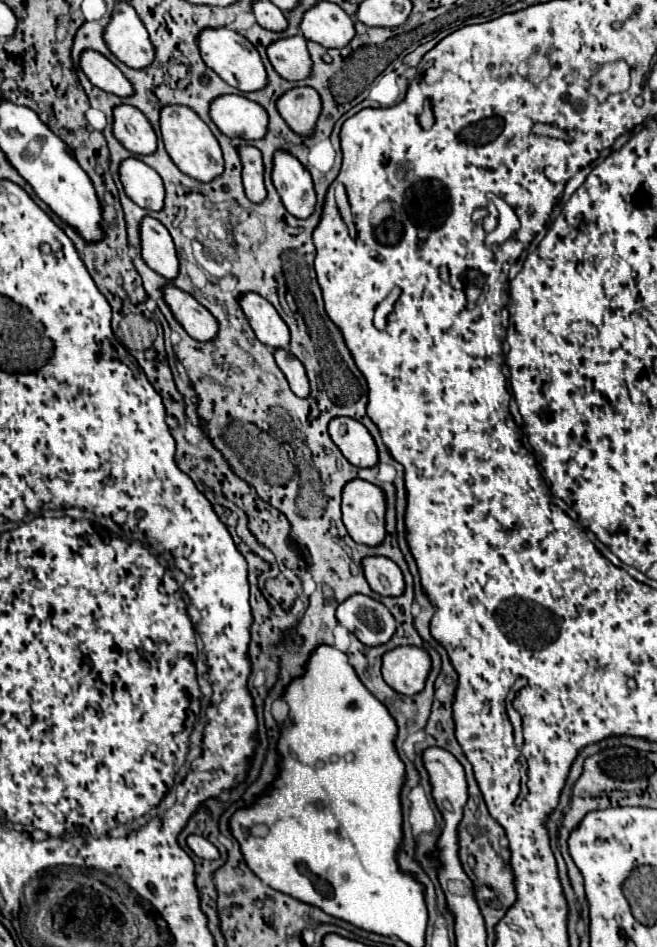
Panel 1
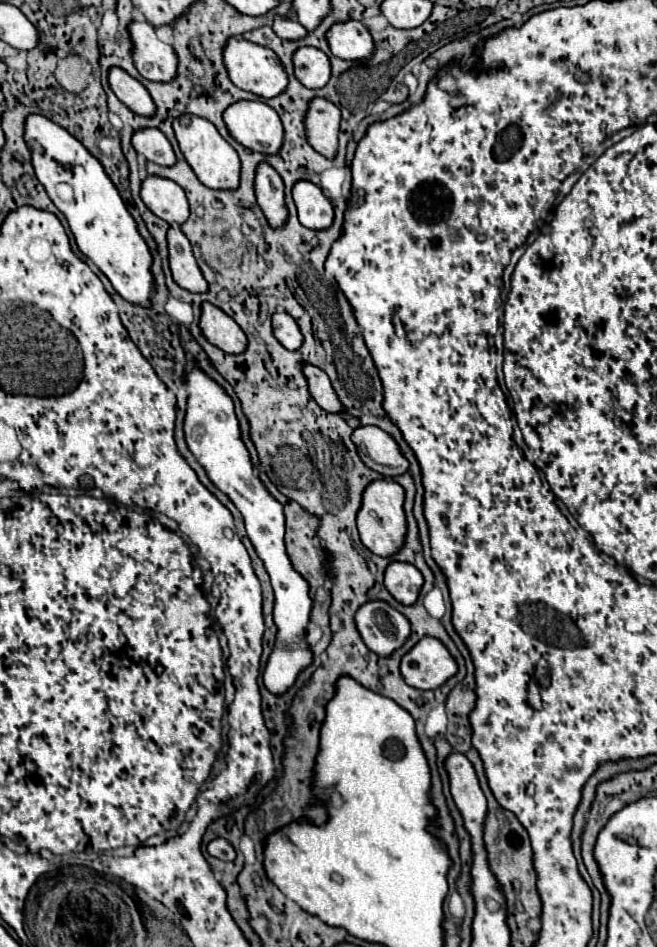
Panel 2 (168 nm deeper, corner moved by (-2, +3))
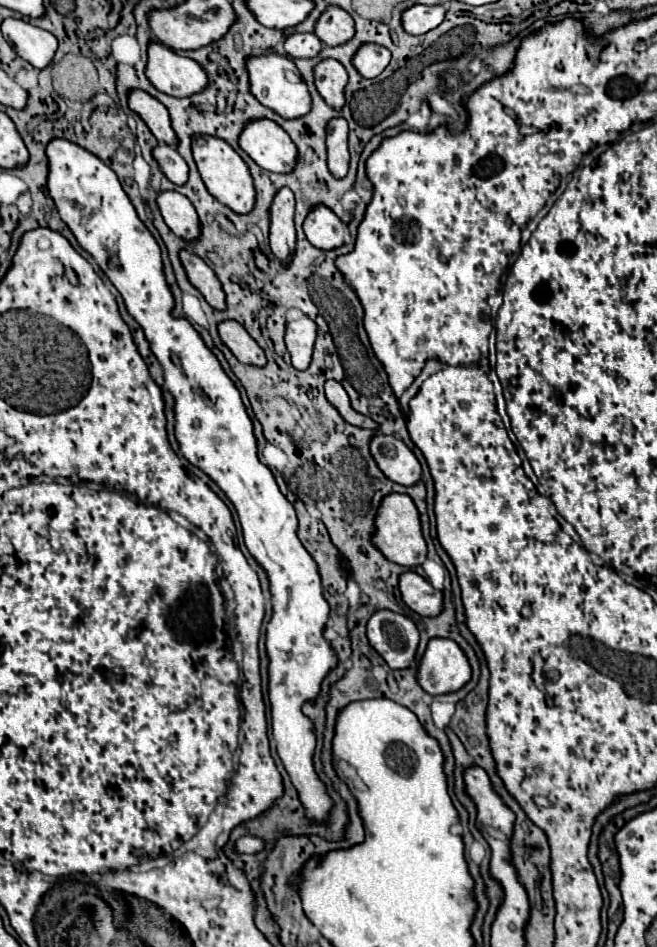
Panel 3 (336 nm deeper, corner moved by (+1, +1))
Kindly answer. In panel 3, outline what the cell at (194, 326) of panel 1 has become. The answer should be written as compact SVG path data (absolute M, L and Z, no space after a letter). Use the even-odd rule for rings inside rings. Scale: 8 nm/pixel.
M222 321L218 323L218 335L222 343L236 355L240 363L258 365L262 367L266 363L264 351L256 345L256 341L246 333L246 329L236 321Z

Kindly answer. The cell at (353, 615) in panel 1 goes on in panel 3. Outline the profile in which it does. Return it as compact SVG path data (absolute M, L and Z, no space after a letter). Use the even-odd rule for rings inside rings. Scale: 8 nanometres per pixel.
M380 609L368 619L366 635L370 645L392 669L404 669L412 663L418 647L418 629L412 619Z

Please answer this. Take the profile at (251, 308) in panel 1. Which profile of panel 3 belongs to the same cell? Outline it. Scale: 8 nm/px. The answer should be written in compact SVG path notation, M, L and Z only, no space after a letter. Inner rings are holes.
M302 317L298 321L286 323L286 347L292 355L292 365L296 369L306 369L312 359L312 347L316 339L316 325L312 319Z

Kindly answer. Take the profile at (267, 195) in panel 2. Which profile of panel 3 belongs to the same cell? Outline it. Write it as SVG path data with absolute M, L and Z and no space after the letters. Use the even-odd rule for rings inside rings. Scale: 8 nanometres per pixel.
M282 187L276 191L270 205L270 249L282 263L288 263L294 245L294 193L288 187Z

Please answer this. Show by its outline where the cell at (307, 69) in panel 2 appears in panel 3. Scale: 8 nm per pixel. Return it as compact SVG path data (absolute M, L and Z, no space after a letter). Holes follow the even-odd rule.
M324 59L314 67L314 85L318 93L324 97L324 101L334 107L342 109L344 101L344 85L348 81L346 69L336 59Z

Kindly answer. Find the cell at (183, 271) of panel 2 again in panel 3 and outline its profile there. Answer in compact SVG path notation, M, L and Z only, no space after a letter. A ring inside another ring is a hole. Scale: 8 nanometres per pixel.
M180 249L180 261L184 265L188 281L204 295L208 305L212 305L214 309L224 309L226 307L224 291L214 275L214 271L198 255L194 255L186 249Z

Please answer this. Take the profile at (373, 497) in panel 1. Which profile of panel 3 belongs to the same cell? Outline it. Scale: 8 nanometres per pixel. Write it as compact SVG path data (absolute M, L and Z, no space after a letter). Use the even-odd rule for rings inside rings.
M390 493L384 495L380 501L380 507L374 515L374 533L372 533L372 545L392 563L404 565L404 567L416 567L422 565L426 559L426 543L420 531L420 519L414 501L408 495L402 493Z

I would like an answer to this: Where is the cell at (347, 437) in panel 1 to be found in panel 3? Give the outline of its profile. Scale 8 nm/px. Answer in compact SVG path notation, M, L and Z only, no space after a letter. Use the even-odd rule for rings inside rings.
M374 435L370 439L370 455L380 471L394 483L414 485L420 479L422 467L414 453L394 435Z

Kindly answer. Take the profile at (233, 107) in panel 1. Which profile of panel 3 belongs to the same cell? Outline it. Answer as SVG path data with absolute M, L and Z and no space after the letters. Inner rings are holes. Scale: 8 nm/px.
M252 119L244 125L240 147L266 171L288 173L296 163L296 147L288 133L272 119Z

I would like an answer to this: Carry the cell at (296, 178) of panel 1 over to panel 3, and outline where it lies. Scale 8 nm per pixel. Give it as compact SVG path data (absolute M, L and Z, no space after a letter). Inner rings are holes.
M316 205L304 219L304 233L318 249L334 249L344 243L344 225L326 205Z

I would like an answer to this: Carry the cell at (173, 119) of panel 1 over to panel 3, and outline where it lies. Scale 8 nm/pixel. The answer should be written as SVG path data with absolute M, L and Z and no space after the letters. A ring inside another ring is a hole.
M192 135L192 157L210 195L214 195L220 203L228 205L236 213L246 213L250 207L254 207L254 185L248 165L224 139L212 135Z

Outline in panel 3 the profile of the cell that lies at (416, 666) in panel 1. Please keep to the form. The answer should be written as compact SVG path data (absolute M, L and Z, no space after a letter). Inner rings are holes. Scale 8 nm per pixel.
M430 639L416 671L418 685L430 695L458 691L470 675L466 655L452 639Z

